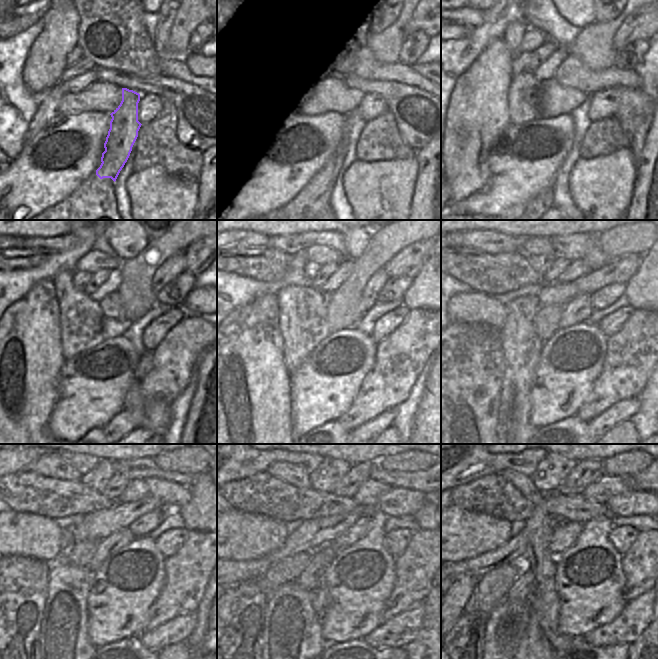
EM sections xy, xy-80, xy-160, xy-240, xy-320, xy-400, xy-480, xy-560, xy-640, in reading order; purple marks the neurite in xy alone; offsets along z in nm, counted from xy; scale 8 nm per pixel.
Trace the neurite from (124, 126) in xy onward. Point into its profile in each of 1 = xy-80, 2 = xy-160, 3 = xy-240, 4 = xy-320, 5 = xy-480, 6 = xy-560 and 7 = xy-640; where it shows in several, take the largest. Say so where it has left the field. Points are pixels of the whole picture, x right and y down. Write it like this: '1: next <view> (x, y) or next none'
1: next xy-80 (323, 182)
2: next xy-160 (549, 192)
3: next none
4: next none
5: next none
6: next none
7: next none

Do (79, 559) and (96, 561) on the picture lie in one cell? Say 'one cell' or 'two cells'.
two cells

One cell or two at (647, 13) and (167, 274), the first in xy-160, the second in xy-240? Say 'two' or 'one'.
one

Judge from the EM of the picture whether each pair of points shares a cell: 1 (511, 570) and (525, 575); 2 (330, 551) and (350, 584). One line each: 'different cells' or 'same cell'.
1: different cells
2: different cells

